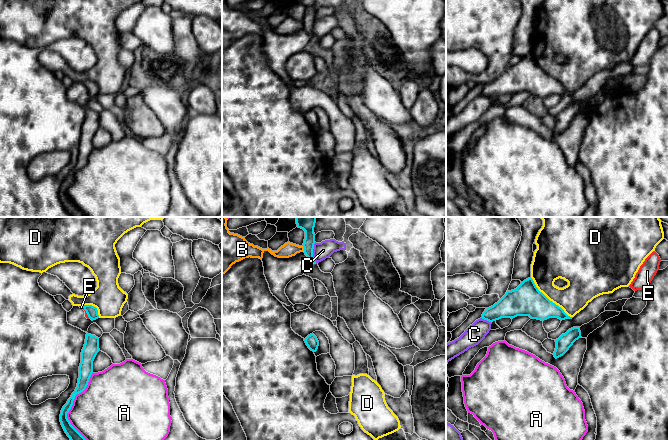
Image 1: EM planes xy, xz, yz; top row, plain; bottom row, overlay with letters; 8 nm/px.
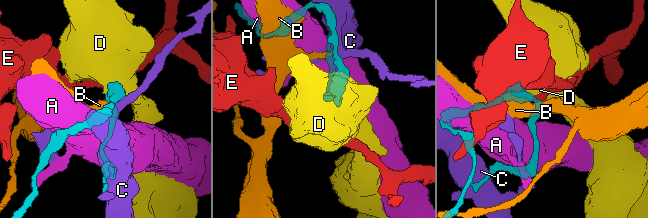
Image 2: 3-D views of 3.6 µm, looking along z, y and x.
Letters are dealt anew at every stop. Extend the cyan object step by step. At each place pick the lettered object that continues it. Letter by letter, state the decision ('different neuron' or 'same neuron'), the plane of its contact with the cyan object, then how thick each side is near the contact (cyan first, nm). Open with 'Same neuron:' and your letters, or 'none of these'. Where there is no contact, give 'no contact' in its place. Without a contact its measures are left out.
Same neuron: none of these
A: different neuron | xy | 90/460 nm
B: different neuron | xz | 90/110 nm
C: different neuron | xz | 90/140 nm
D: different neuron | yz | 260/240 nm
E: different neuron | xy | 90/20 nm

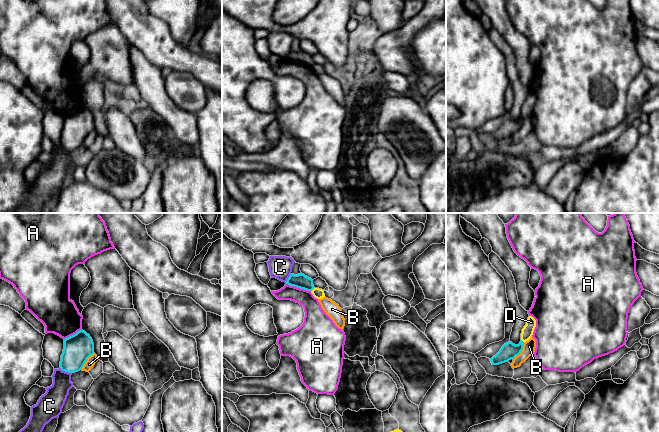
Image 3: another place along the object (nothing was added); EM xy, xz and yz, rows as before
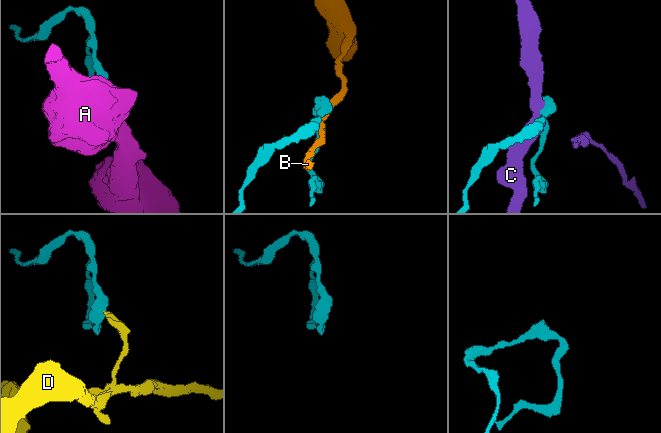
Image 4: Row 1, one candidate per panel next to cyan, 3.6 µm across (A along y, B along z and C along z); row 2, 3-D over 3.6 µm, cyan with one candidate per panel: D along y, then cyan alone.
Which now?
Same neuron: none of these
A: different neuron | xz | 120/150 nm
B: different neuron | yz | 130/100 nm
C: different neuron | xy | 220/180 nm
D: different neuron | xz | 120/80 nm

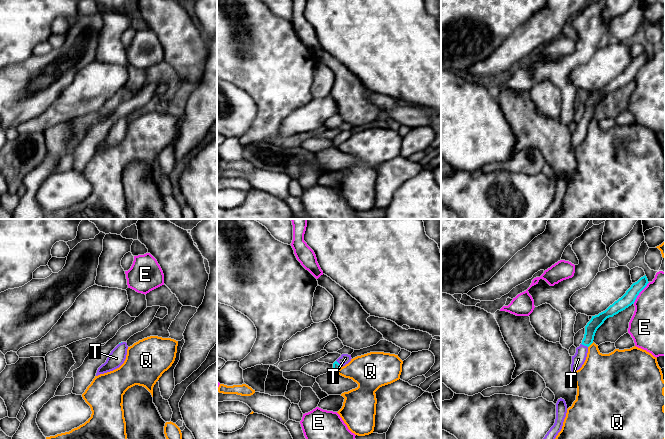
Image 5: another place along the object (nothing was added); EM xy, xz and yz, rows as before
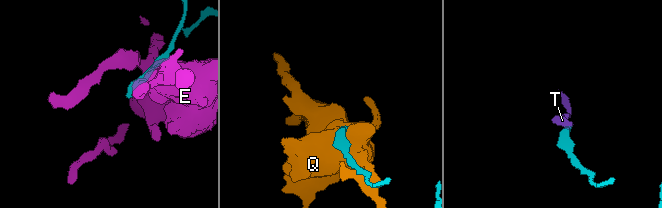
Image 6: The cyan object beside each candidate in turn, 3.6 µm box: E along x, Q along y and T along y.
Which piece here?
Same neuron: T
E: different neuron | yz | 100/480 nm
Q: different neuron | yz | 100/320 nm
T: same neuron | yz | 100/100 nm

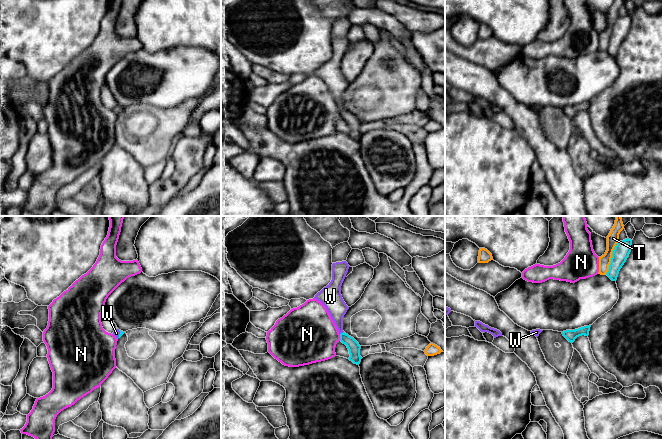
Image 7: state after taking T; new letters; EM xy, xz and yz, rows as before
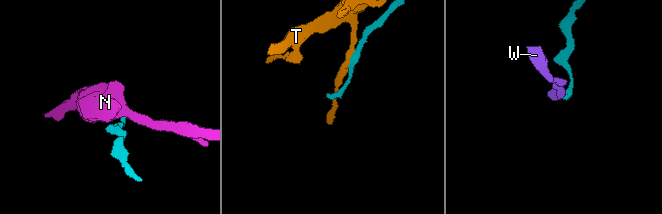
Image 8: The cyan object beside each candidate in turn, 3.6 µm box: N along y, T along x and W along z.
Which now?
Same neuron: W
N: different neuron | xz | 100/440 nm
T: different neuron | yz | 130/100 nm
W: same neuron | xz | 100/160 nm

